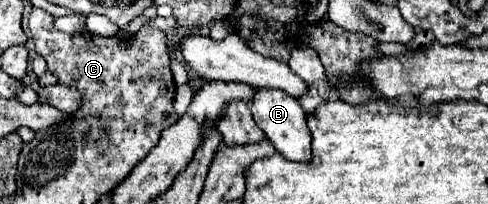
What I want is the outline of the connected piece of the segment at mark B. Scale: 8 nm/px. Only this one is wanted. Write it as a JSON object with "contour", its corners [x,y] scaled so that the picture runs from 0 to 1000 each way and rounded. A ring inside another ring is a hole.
{"contour":[[[533,431],[512,500],[512,539],[516,539],[525,608],[537,627],[545,676],[561,706],[570,755],[578,755],[582,775],[602,784],[602,794],[635,794],[639,784],[639,725],[635,725],[639,676],[631,647],[627,559],[623,559],[619,520],[607,500],[607,480],[598,480],[594,461],[582,461],[578,441]]]}

